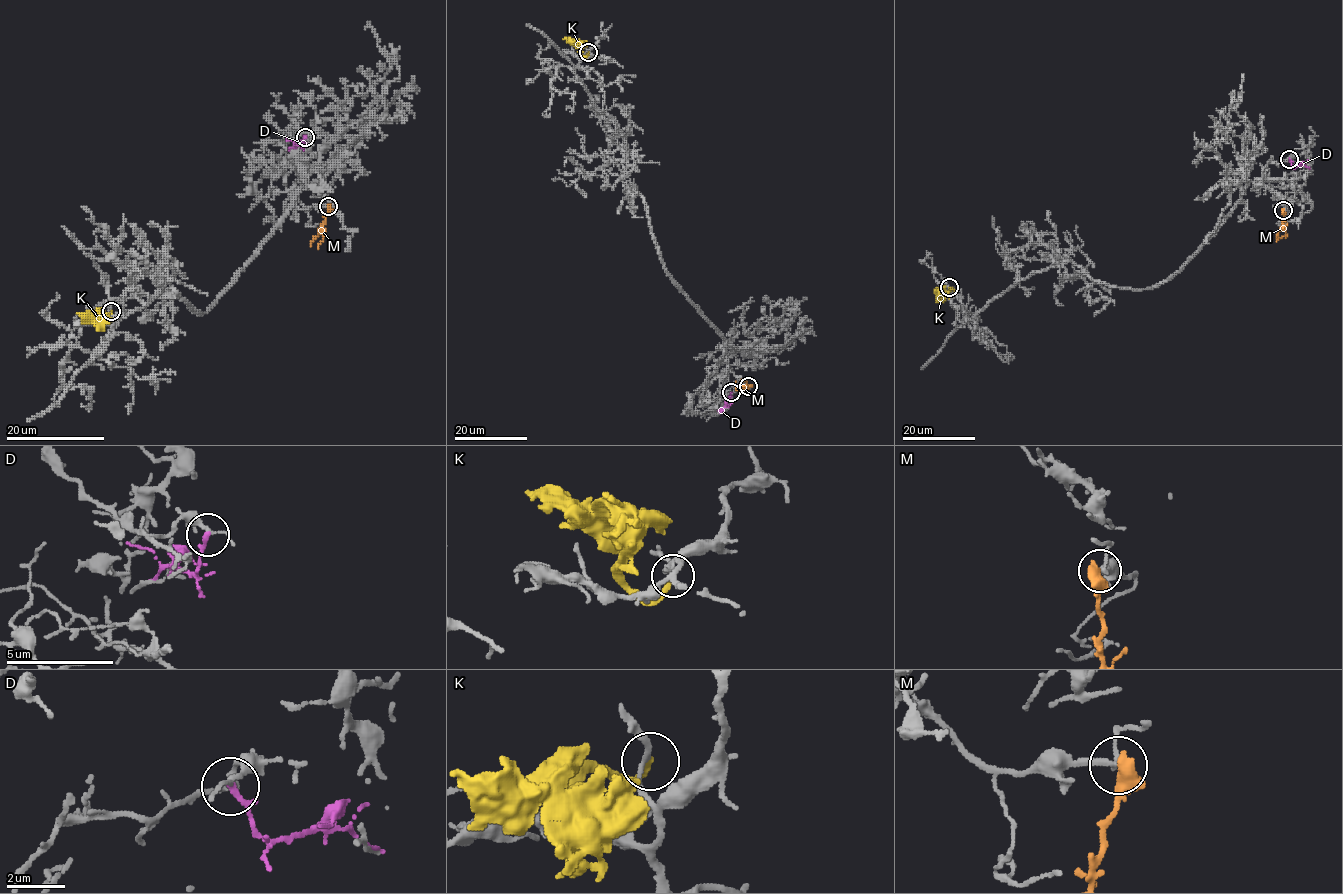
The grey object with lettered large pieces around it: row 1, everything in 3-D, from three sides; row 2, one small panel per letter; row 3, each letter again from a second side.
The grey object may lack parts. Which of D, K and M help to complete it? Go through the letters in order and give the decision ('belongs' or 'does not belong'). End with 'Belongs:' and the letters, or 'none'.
D: does not belong
K: does not belong
M: belongs
Belongs: M

